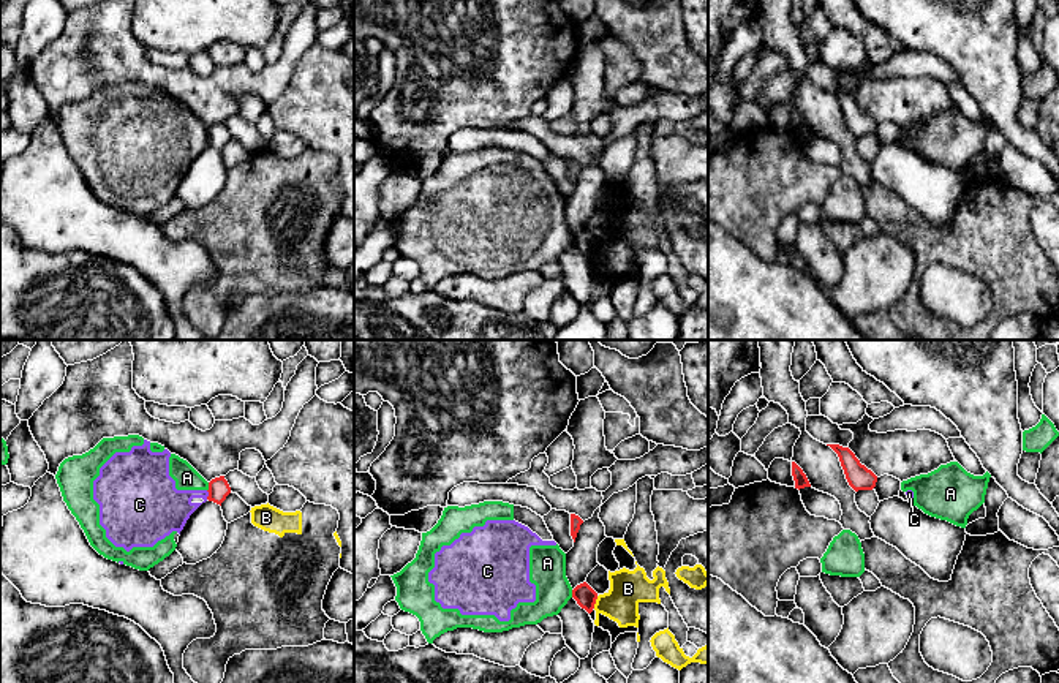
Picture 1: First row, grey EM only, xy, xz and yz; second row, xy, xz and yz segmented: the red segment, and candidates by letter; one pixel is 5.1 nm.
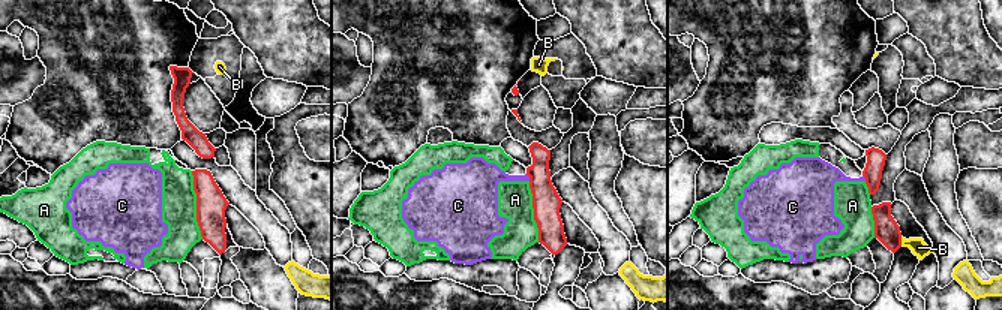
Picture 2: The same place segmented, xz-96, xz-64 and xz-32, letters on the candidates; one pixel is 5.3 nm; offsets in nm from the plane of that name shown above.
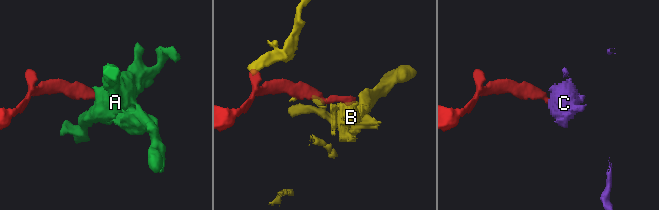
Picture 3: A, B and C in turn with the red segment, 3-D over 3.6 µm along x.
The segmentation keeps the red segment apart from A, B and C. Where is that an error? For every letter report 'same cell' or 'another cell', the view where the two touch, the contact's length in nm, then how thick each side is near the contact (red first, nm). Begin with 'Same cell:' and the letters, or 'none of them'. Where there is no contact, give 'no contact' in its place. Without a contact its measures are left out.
Same cell: none of them
A: another cell; contact in xy; length 50 nm; calibres 110 and 120 nm
B: another cell; contact in xz; length 70 nm; calibres 110 and 180 nm
C: another cell; contact in xy; length 50 nm; calibres 110 and 240 nm

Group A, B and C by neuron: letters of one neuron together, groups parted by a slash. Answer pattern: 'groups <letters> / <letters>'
groups A C / B

